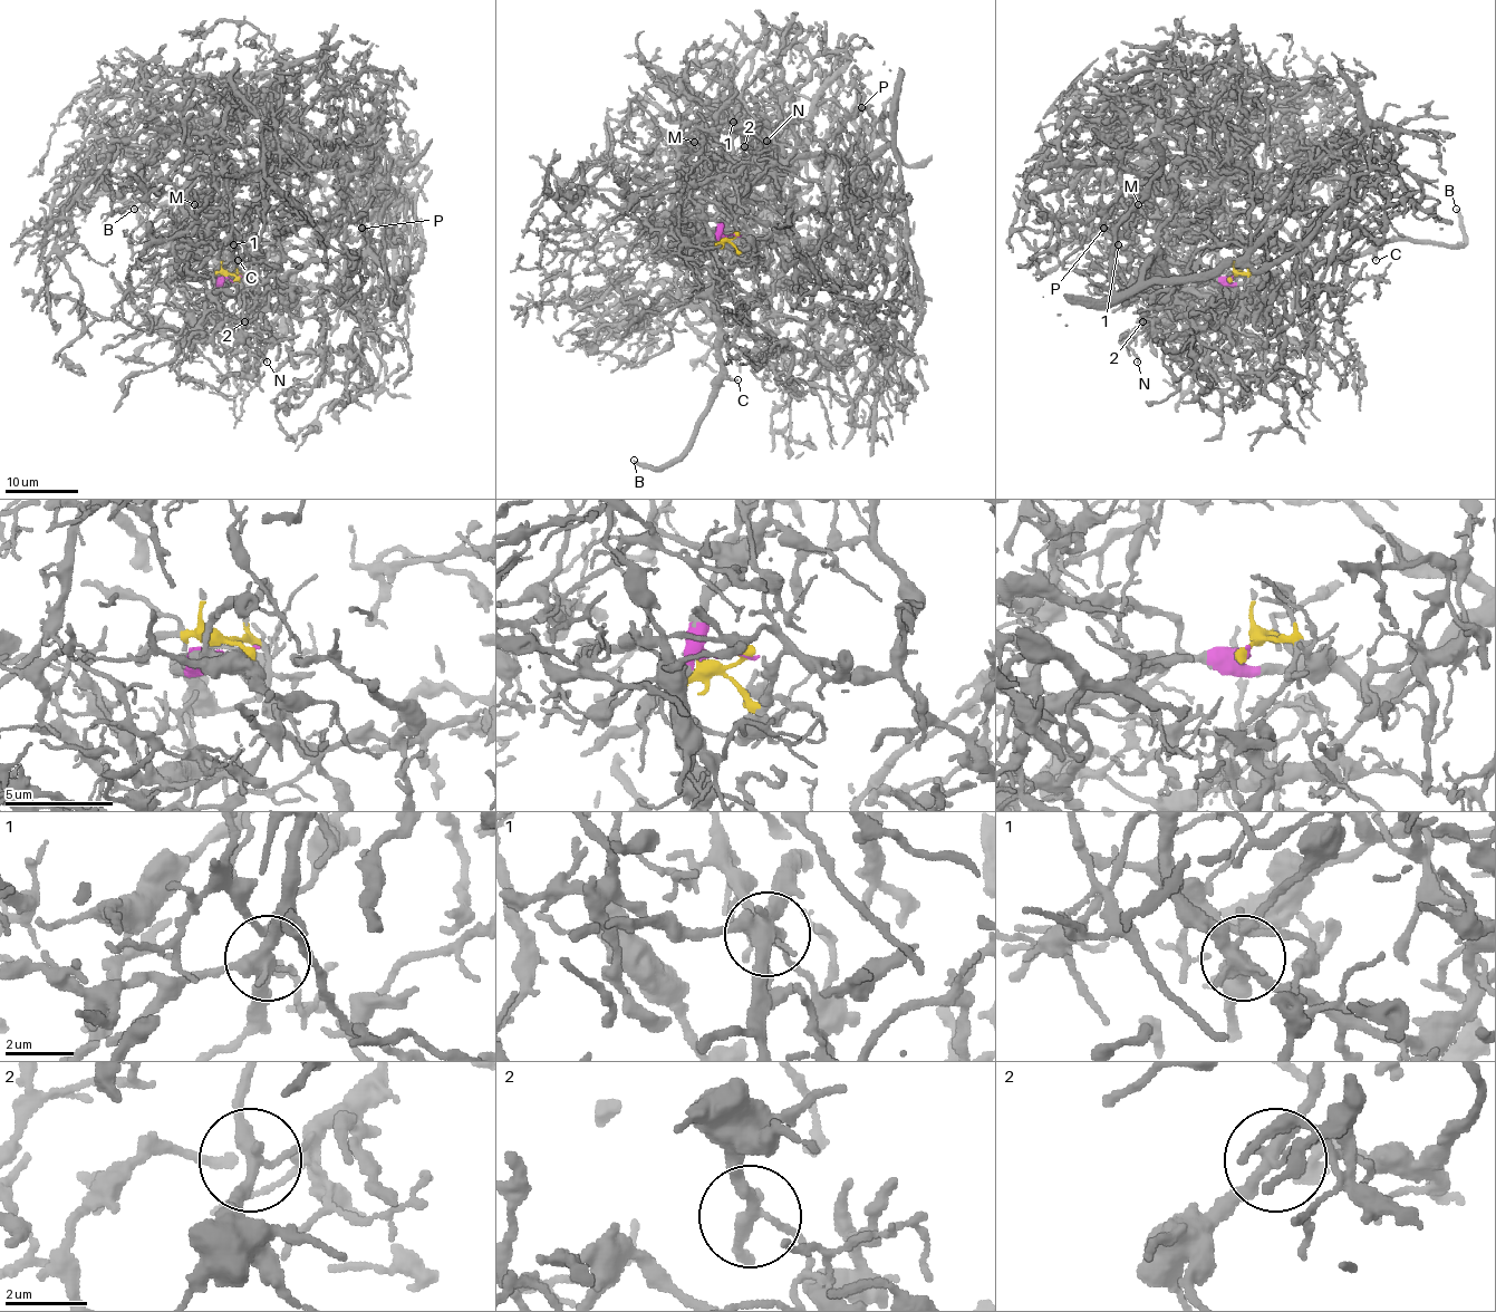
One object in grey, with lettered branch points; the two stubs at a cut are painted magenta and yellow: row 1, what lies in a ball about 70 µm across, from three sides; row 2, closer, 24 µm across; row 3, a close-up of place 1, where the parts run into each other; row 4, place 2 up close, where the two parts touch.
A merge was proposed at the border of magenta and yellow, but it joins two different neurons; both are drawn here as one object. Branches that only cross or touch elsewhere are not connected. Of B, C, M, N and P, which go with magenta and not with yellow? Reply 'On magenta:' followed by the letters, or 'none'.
On magenta: B, C, N

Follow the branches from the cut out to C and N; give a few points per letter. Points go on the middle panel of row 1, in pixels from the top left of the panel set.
C: (736, 235), (721, 234), (715, 244), (718, 362), (722, 370), (736, 379)
N: (736, 235), (722, 232), (722, 215), (744, 186), (744, 135), (753, 132), (765, 141)

